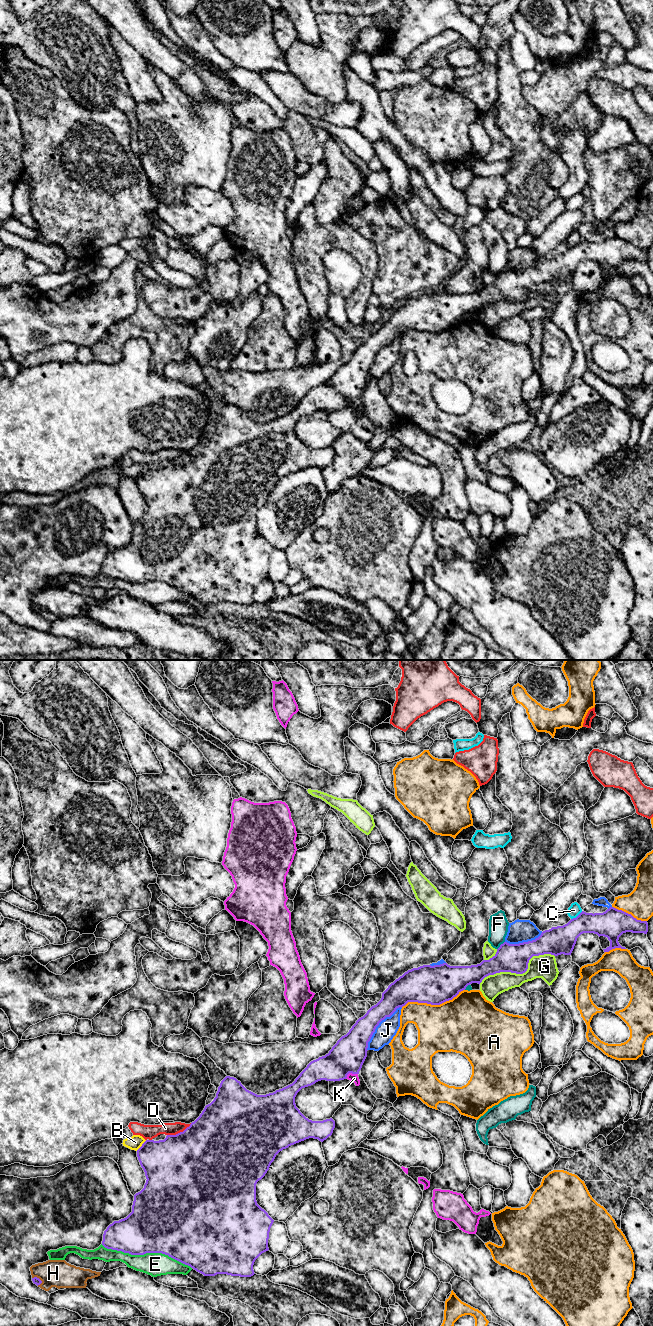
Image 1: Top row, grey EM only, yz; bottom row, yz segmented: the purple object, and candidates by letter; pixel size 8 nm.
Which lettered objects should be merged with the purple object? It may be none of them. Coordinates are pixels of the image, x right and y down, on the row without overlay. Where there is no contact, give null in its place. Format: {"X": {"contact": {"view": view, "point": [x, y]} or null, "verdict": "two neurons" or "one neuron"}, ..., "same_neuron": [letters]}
{"A": {"contact": {"view": "yz", "point": [432, 332]}, "verdict": "two neurons"}, "B": {"contact": {"view": "yz", "point": [142, 473]}, "verdict": "two neurons"}, "C": {"contact": {"view": "yz", "point": [577, 244]}, "verdict": "two neurons"}, "D": {"contact": {"view": "yz", "point": [180, 460]}, "verdict": "two neurons"}, "E": {"contact": {"view": "yz", "point": [146, 580]}, "verdict": "two neurons"}, "F": {"contact": {"view": "yz", "point": [500, 273]}, "verdict": "two neurons"}, "G": {"contact": {"view": "yz", "point": [520, 301]}, "verdict": "two neurons"}, "H": {"contact": {"view": "yz", "point": [36, 605]}, "verdict": "two neurons"}, "J": {"contact": {"view": "yz", "point": [377, 353]}, "verdict": "two neurons"}, "K": {"contact": {"view": "yz", "point": [350, 400]}, "verdict": "two neurons"}, "same_neuron": []}

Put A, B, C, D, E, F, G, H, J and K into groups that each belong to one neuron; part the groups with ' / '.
A / B / C / D / E / F / G / H / J / K

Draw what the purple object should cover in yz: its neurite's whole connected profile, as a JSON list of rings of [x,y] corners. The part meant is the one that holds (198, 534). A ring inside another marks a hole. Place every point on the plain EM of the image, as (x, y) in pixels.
[[[610,235],[603,241],[586,241],[582,239],[576,246],[571,247],[567,252],[563,254],[557,254],[552,255],[549,258],[545,258],[541,261],[541,263],[536,266],[535,268],[523,270],[519,272],[509,272],[507,270],[504,270],[500,273],[500,275],[497,277],[496,282],[490,286],[489,288],[483,288],[480,292],[477,293],[471,293],[471,294],[450,294],[447,291],[443,291],[440,293],[423,293],[418,296],[413,296],[411,298],[408,298],[405,300],[402,304],[400,304],[398,307],[396,307],[393,311],[391,311],[388,316],[382,321],[381,328],[374,334],[372,334],[367,341],[359,346],[356,351],[352,354],[352,356],[349,358],[349,360],[342,364],[337,371],[332,375],[332,377],[329,379],[328,382],[325,384],[319,385],[316,388],[311,389],[307,395],[300,401],[300,403],[295,407],[295,409],[279,418],[276,418],[273,421],[269,421],[266,423],[257,423],[249,418],[247,418],[240,409],[238,409],[234,405],[226,404],[220,411],[220,414],[218,415],[218,419],[216,421],[216,425],[214,428],[205,434],[204,438],[200,442],[200,444],[190,452],[189,455],[187,455],[183,460],[180,460],[176,463],[167,463],[164,468],[154,469],[154,468],[146,468],[142,474],[137,478],[137,485],[140,490],[141,495],[143,496],[146,504],[146,511],[144,513],[144,516],[136,521],[134,523],[134,529],[132,533],[132,540],[124,547],[121,547],[119,549],[114,549],[112,552],[110,552],[107,557],[104,559],[103,562],[103,569],[102,573],[107,577],[122,579],[124,581],[129,581],[131,583],[144,583],[146,581],[162,581],[165,583],[168,583],[169,585],[190,594],[197,600],[203,602],[204,604],[215,604],[217,602],[227,602],[231,604],[240,604],[240,605],[251,605],[253,604],[254,598],[253,593],[255,588],[264,580],[268,579],[268,567],[269,567],[269,560],[270,556],[274,550],[274,548],[268,543],[268,541],[262,537],[256,529],[256,512],[259,508],[261,508],[267,499],[269,498],[269,495],[271,491],[274,489],[276,483],[282,479],[283,477],[288,476],[291,473],[294,473],[296,471],[299,471],[301,469],[304,469],[309,466],[318,467],[319,469],[323,470],[326,468],[329,464],[332,463],[333,458],[335,456],[335,449],[330,446],[323,449],[312,449],[306,446],[300,438],[296,435],[295,432],[295,425],[297,421],[305,415],[311,414],[315,412],[318,409],[326,408],[326,409],[340,409],[347,406],[347,403],[349,401],[352,402],[359,402],[359,399],[362,396],[362,393],[367,385],[367,376],[368,376],[368,370],[370,369],[373,361],[375,360],[376,355],[379,353],[379,351],[384,348],[386,345],[390,345],[397,336],[405,334],[408,330],[418,330],[418,331],[427,331],[431,333],[440,333],[446,329],[452,328],[454,325],[456,325],[461,319],[465,318],[466,315],[472,311],[478,311],[480,312],[482,308],[489,304],[494,303],[496,301],[500,300],[511,300],[516,302],[523,302],[528,297],[528,291],[529,288],[533,284],[539,284],[544,282],[551,282],[554,284],[558,284],[561,282],[564,283],[571,283],[574,274],[576,272],[577,266],[583,262],[583,261],[594,261],[597,262],[599,265],[604,264],[607,265],[610,269],[610,274],[606,277],[603,277],[604,280],[609,280],[612,277],[615,276],[621,276],[626,277],[625,275],[622,275],[618,268],[619,265],[626,260],[632,260],[632,261],[644,261],[647,262],[648,260],[648,251],[647,249],[641,249],[634,246],[631,242],[628,242],[622,238],[618,238],[614,235]]]

